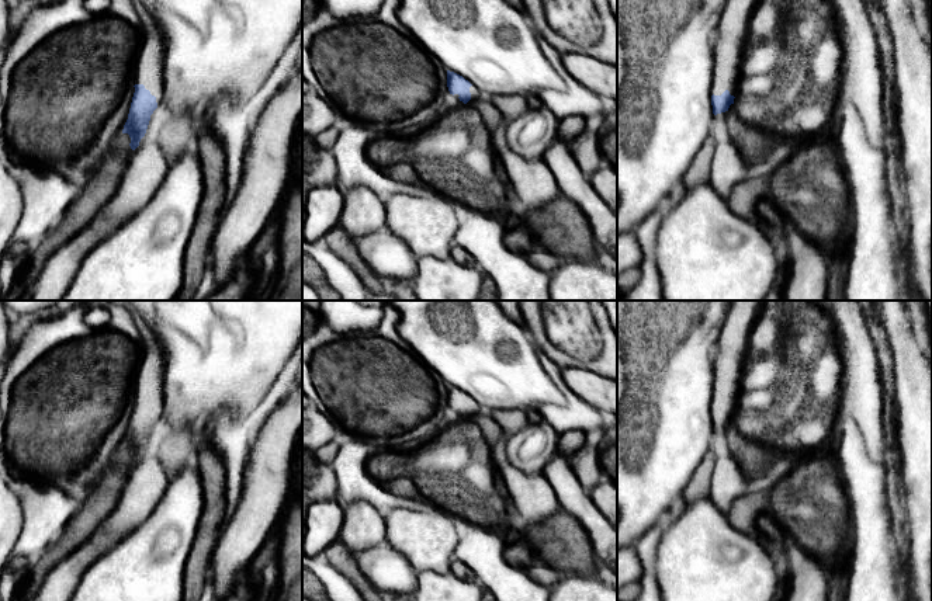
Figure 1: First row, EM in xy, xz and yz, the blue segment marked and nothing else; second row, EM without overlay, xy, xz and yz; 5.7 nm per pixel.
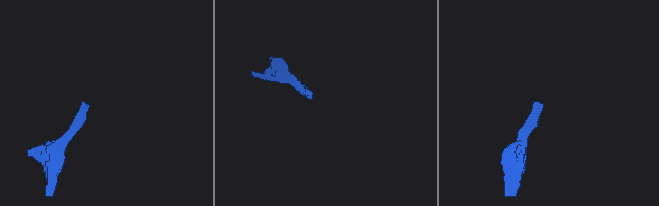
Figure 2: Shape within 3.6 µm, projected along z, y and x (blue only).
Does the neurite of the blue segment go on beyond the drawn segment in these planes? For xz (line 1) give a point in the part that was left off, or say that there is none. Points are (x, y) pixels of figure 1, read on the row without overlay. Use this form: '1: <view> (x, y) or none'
1: xz (475, 409)

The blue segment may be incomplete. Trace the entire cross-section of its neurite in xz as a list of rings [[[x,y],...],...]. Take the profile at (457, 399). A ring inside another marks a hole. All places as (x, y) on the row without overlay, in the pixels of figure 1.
[[[447,385],[447,402],[450,409],[455,410],[464,418],[472,418],[484,411],[468,395],[450,385]]]

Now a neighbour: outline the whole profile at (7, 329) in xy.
[[[0,300],[0,382],[3,381],[14,345],[15,324]]]

